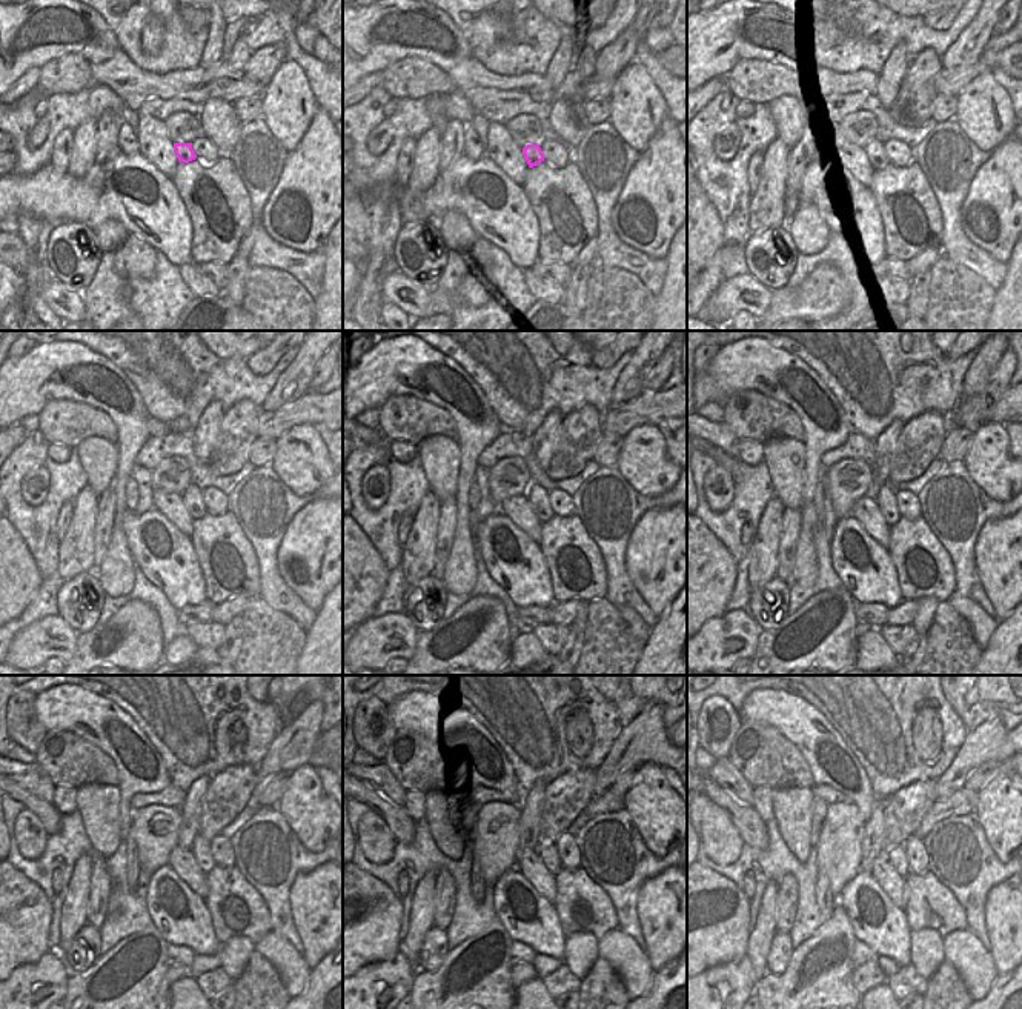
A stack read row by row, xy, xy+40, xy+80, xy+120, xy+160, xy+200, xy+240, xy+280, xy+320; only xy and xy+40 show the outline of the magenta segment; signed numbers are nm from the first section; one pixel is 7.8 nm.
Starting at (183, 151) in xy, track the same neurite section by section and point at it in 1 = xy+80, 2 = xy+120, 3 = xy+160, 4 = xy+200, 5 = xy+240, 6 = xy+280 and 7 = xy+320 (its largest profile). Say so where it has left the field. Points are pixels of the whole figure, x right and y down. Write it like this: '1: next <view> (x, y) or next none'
1: next xy+80 (876, 153)
2: next xy+120 (192, 496)
3: next xy+160 (538, 497)
4: next xy+200 (885, 499)
5: next xy+240 (200, 848)
6: next xy+280 (547, 851)
7: next xy+320 (896, 855)

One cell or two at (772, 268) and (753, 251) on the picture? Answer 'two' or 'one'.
one

